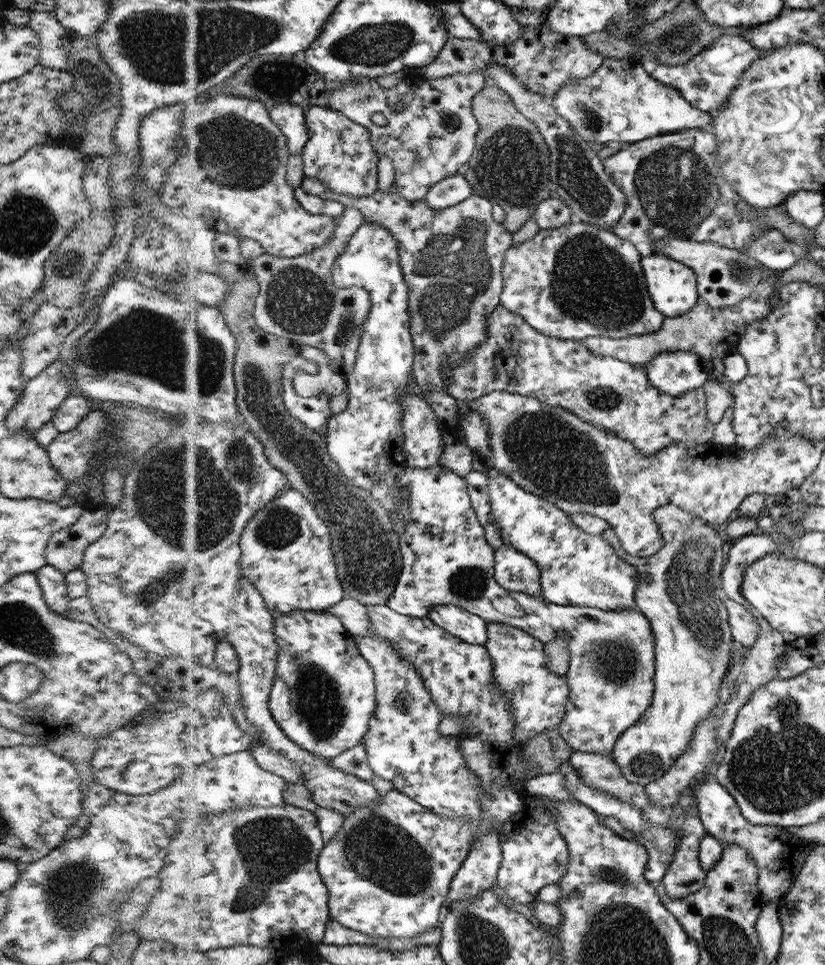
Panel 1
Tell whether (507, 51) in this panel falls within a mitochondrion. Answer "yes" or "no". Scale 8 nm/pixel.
no

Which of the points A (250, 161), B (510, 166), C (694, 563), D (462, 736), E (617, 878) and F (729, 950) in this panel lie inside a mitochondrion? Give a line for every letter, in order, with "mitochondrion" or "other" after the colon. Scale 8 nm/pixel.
A: mitochondrion
B: mitochondrion
C: mitochondrion
D: other
E: mitochondrion
F: mitochondrion

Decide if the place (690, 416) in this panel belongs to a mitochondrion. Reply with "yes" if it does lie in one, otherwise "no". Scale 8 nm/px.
no

